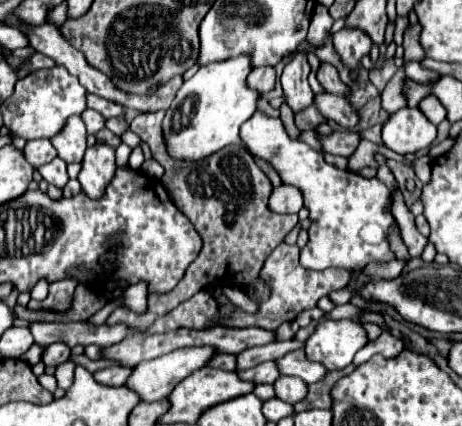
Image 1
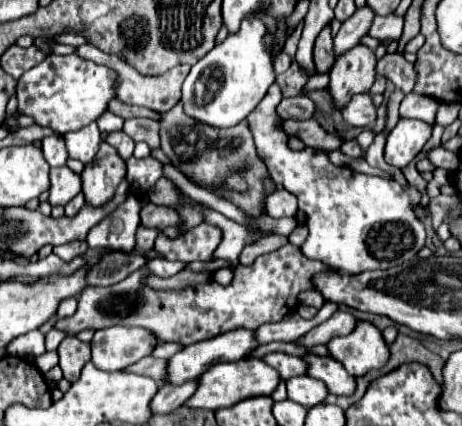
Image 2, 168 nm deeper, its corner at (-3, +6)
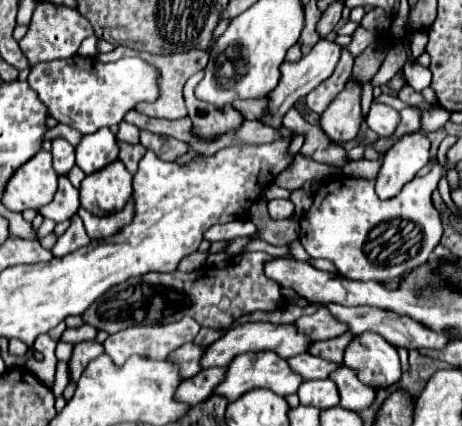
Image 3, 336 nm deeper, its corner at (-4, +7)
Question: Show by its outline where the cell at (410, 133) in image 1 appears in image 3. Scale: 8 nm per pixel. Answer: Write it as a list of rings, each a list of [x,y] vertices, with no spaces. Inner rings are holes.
[[[423,133],[403,135],[385,155],[377,175],[375,191],[381,199],[389,199],[409,183],[415,173],[429,163],[429,139]]]

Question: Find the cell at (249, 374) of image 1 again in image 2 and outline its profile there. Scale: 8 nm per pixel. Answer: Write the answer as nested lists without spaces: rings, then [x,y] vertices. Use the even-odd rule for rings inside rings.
[[[282,352],[268,354],[268,356],[264,356],[264,360],[268,364],[272,364],[280,372],[280,376],[284,380],[294,378],[294,376],[304,376],[306,370],[308,370],[308,362],[306,360],[296,358],[296,356],[288,356],[288,354],[282,354]]]

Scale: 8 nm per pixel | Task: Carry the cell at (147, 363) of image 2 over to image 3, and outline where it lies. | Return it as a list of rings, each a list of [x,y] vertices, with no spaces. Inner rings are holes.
[[[185,343],[181,349],[175,349],[167,361],[173,361],[175,365],[179,365],[181,379],[189,379],[201,371],[199,369],[201,355],[203,355],[203,347],[195,343]]]

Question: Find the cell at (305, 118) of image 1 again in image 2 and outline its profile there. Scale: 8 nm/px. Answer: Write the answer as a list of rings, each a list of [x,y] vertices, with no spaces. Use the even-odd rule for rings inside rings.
[[[296,96],[296,98],[282,98],[282,102],[276,106],[276,114],[286,120],[286,118],[312,118],[308,114],[308,106],[314,110],[314,104],[306,96]]]

